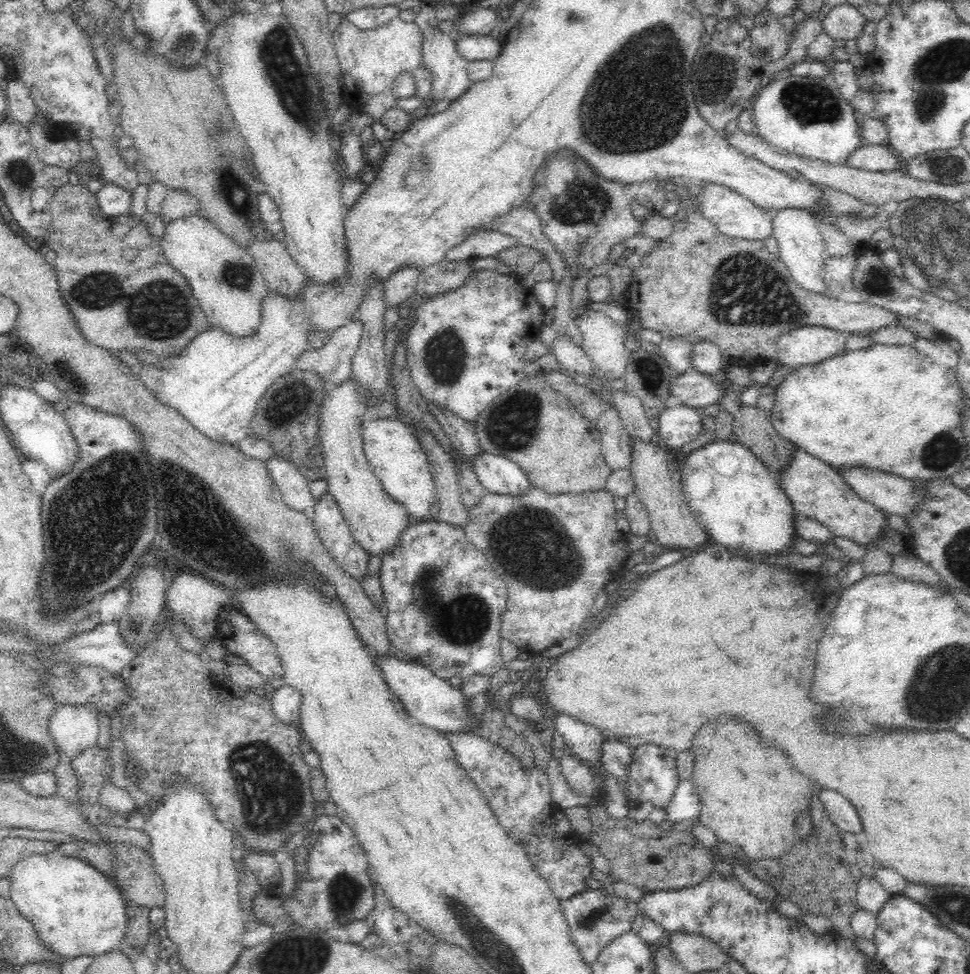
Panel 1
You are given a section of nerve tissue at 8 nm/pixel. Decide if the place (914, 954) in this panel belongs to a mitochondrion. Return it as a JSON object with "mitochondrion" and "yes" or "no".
{"mitochondrion":"no"}

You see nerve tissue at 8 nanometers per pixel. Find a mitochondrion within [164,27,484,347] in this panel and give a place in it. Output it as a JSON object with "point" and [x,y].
{"point":[275,56]}

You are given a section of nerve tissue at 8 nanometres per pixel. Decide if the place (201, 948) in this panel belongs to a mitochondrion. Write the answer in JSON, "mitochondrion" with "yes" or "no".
{"mitochondrion":"no"}

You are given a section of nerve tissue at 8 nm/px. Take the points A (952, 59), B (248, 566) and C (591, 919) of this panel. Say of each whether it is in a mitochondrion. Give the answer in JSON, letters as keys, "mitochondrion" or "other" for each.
{"A":"mitochondrion","B":"mitochondrion","C":"mitochondrion"}

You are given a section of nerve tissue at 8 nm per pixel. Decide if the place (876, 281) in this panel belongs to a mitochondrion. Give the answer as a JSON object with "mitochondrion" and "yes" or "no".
{"mitochondrion":"yes"}

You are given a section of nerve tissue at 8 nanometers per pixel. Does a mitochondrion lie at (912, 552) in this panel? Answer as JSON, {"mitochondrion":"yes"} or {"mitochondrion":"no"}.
{"mitochondrion":"no"}

